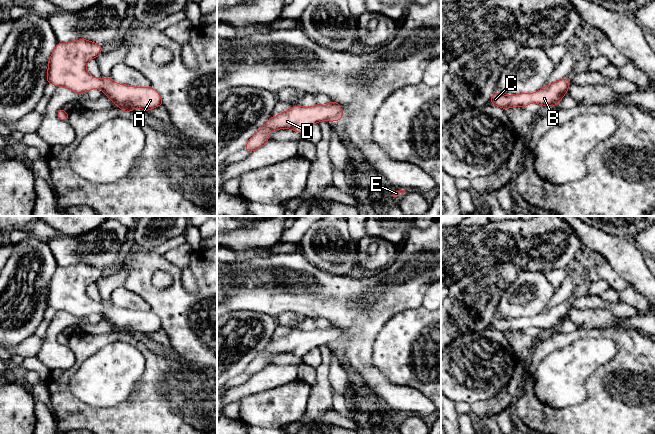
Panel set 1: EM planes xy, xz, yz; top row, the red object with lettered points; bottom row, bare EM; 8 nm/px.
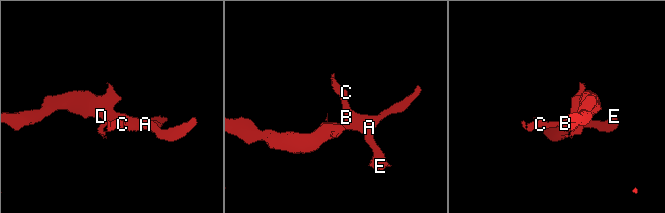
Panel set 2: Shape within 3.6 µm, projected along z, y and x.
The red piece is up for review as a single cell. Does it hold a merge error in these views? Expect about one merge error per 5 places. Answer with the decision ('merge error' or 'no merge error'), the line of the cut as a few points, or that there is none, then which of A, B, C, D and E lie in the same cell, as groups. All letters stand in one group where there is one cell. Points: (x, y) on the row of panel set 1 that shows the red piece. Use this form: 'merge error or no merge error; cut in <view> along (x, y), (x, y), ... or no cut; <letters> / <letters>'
no merge error; no cut; A B C D E

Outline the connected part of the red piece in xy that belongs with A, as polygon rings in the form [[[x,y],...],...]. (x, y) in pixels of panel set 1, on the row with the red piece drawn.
[[[87,39],[57,43],[48,61],[47,84],[65,87],[77,94],[102,89],[104,95],[127,114],[133,108],[148,112],[164,104],[152,87],[127,86],[114,82],[110,77],[100,79],[90,75],[86,65],[101,54],[102,48],[102,45]]]

